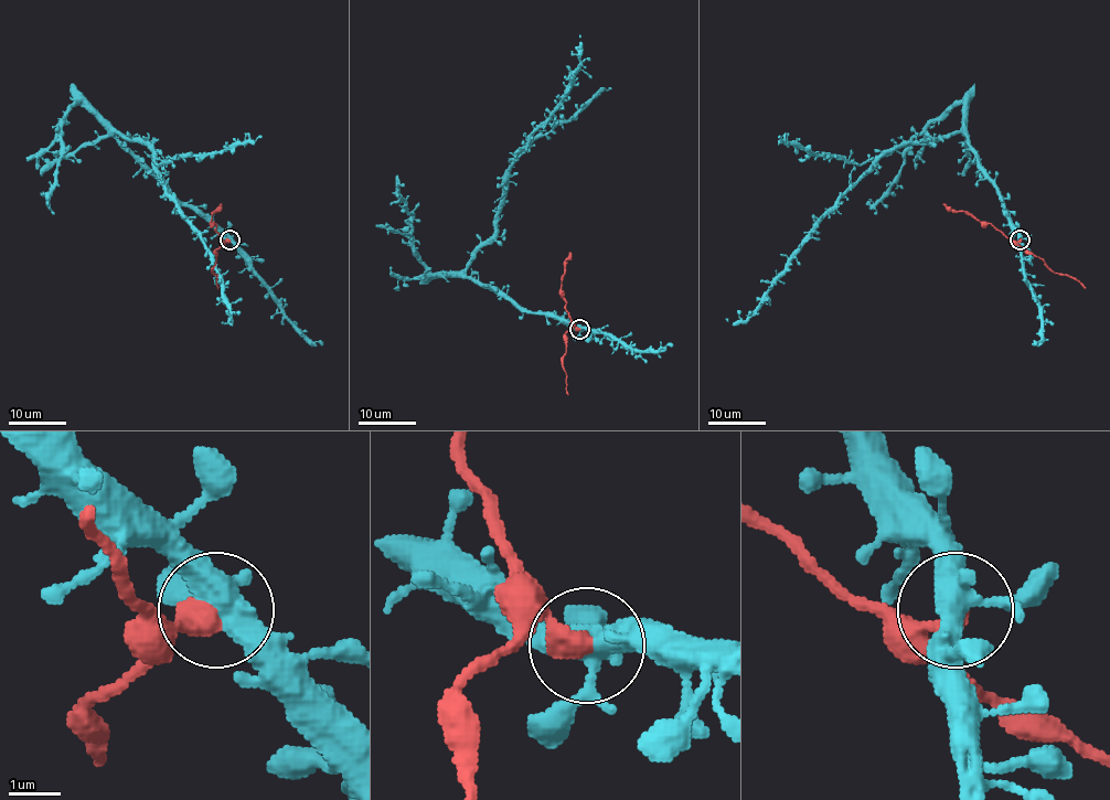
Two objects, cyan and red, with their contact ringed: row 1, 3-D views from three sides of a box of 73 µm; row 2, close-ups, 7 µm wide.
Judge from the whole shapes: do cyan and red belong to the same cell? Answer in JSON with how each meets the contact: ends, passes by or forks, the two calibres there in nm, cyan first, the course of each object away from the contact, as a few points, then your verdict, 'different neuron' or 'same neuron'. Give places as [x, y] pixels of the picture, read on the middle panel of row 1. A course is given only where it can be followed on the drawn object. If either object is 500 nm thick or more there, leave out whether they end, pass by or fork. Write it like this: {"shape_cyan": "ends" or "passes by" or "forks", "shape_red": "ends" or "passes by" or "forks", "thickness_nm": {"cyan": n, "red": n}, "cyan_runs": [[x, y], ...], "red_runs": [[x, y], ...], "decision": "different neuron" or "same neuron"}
{"shape_cyan": "forks", "shape_red": "ends", "thickness_nm": {"cyan": 420, "red": 440}, "cyan_runs": [[579, 329], [516, 309], [466, 274], [467, 263], [492, 235], [513, 159], [566, 96], [577, 67], [579, 35]], "red_runs": [[579, 329], [573, 326], [566, 333], [563, 364], [568, 395]], "decision": "different neuron"}

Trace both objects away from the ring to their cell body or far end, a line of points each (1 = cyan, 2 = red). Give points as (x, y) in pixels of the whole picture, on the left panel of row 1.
1: (230, 240), (184, 205), (117, 132), (138, 138), (151, 151), (163, 190), (202, 238), (230, 319)
2: (230, 240), (216, 249), (213, 273), (219, 287)

